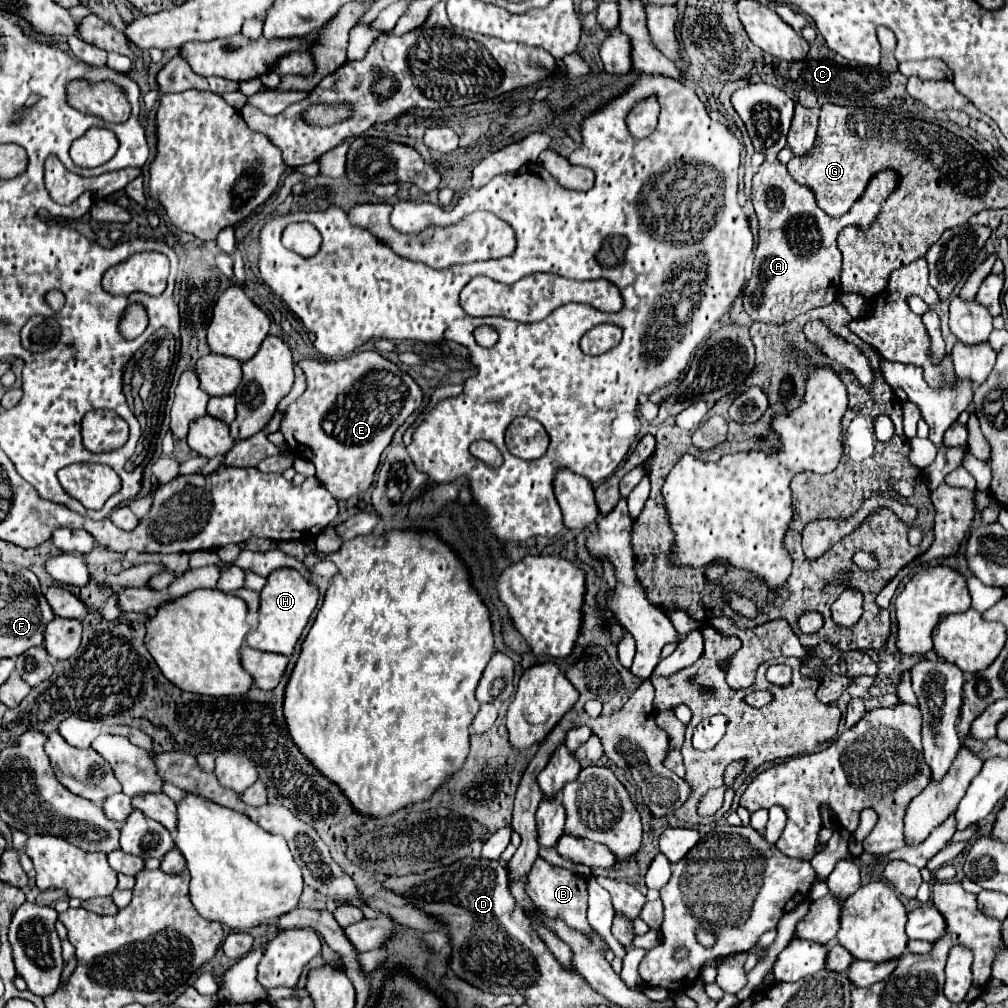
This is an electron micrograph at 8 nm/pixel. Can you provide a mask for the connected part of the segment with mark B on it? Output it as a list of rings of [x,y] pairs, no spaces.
[[[537,857],[531,871],[525,877],[525,891],[529,899],[549,917],[563,919],[569,927],[583,933],[591,929],[587,923],[587,879],[583,879],[581,875],[575,875],[573,871],[563,869],[563,867],[555,867],[547,863],[545,859]]]

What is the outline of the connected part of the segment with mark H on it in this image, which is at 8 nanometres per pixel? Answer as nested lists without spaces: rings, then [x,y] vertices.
[[[277,569],[267,577],[267,585],[261,591],[261,607],[259,607],[259,627],[247,635],[247,645],[259,651],[271,651],[281,655],[291,655],[313,609],[317,607],[319,589],[311,581],[307,581],[295,569]]]

